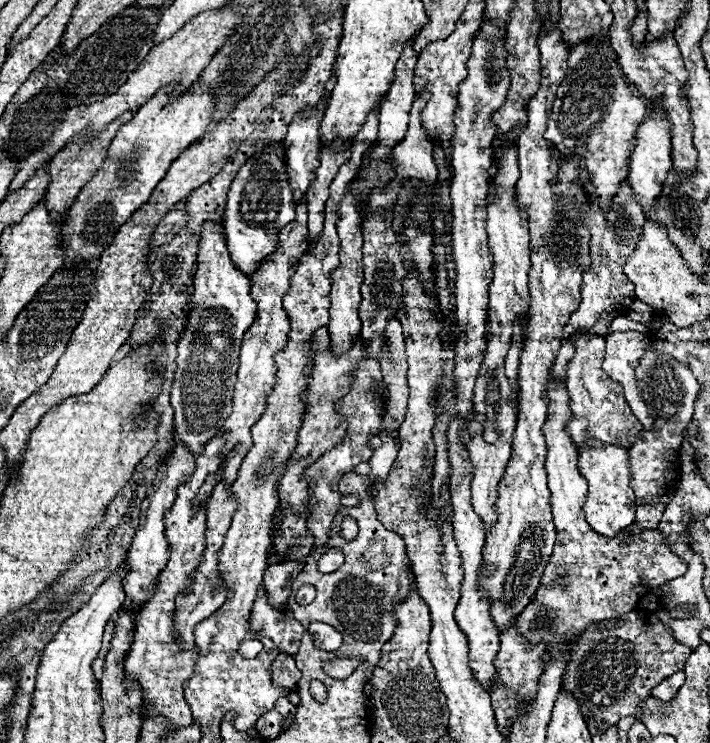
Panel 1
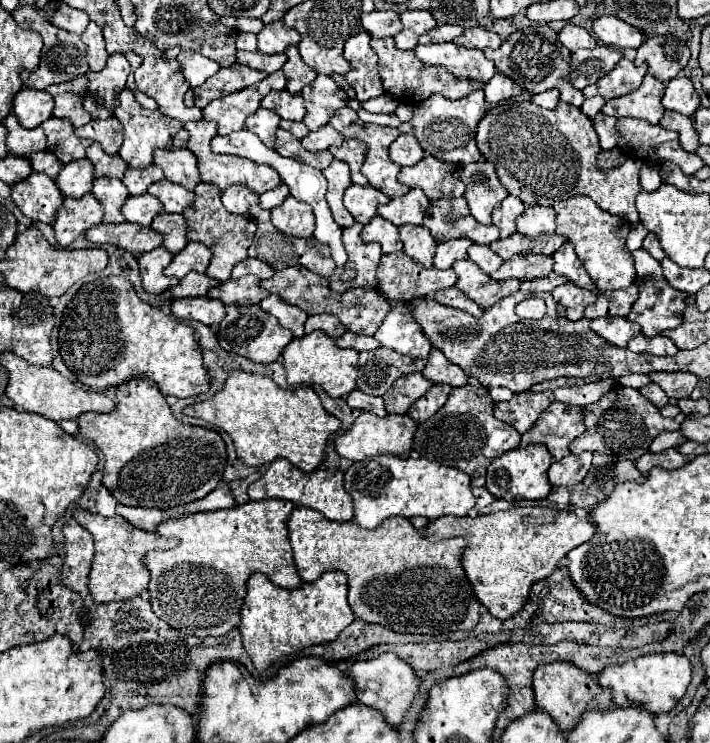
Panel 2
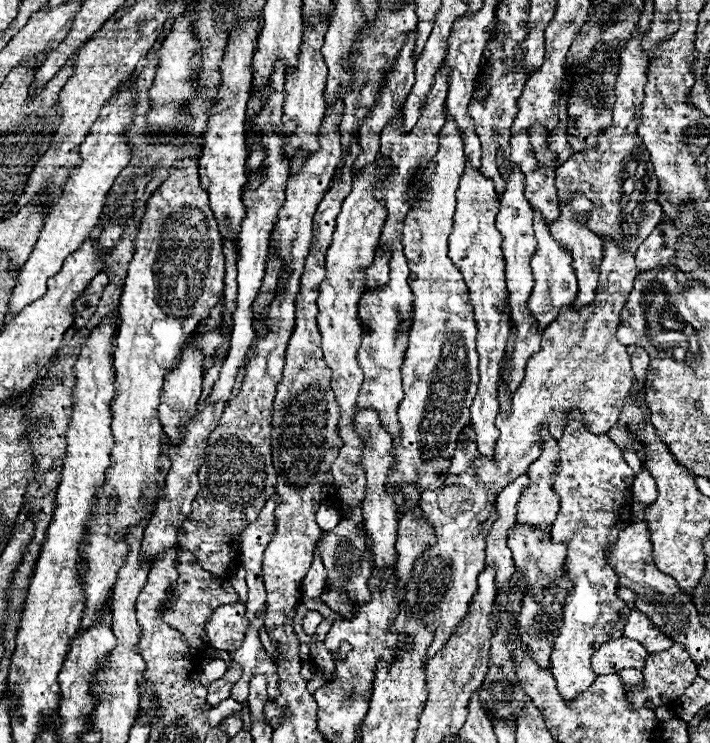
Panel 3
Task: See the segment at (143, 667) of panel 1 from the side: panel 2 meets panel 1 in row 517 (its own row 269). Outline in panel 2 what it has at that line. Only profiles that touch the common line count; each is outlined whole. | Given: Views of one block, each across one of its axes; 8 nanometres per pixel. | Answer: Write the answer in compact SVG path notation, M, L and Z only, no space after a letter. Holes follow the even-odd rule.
M188 242L188 246L174 256L170 266L166 268L166 274L174 276L174 278L182 278L182 276L186 276L192 270L204 272L208 268L210 256L212 256L212 252L204 244Z

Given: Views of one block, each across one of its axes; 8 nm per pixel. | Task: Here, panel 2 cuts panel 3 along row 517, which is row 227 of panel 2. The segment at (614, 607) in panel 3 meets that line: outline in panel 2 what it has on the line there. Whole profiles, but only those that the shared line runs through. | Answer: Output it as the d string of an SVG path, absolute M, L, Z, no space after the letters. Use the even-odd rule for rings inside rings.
M574 196L564 202L558 202L558 204L554 204L554 210L558 214L556 232L562 234L574 246L588 276L594 280L594 284L600 292L628 288L634 282L634 278L636 278L634 260L632 260L630 250L626 248L626 236L630 232L630 224L626 220L600 210L586 196Z

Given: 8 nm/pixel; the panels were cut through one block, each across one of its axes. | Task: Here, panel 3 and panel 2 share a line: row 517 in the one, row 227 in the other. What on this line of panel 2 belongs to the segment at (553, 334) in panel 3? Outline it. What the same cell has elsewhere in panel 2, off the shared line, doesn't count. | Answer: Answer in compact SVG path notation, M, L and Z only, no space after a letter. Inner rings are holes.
M442 198L430 202L424 216L424 226L430 230L436 242L446 242L450 238L470 238L476 244L490 244L500 238L498 228L482 226L468 212L468 202L464 198Z

